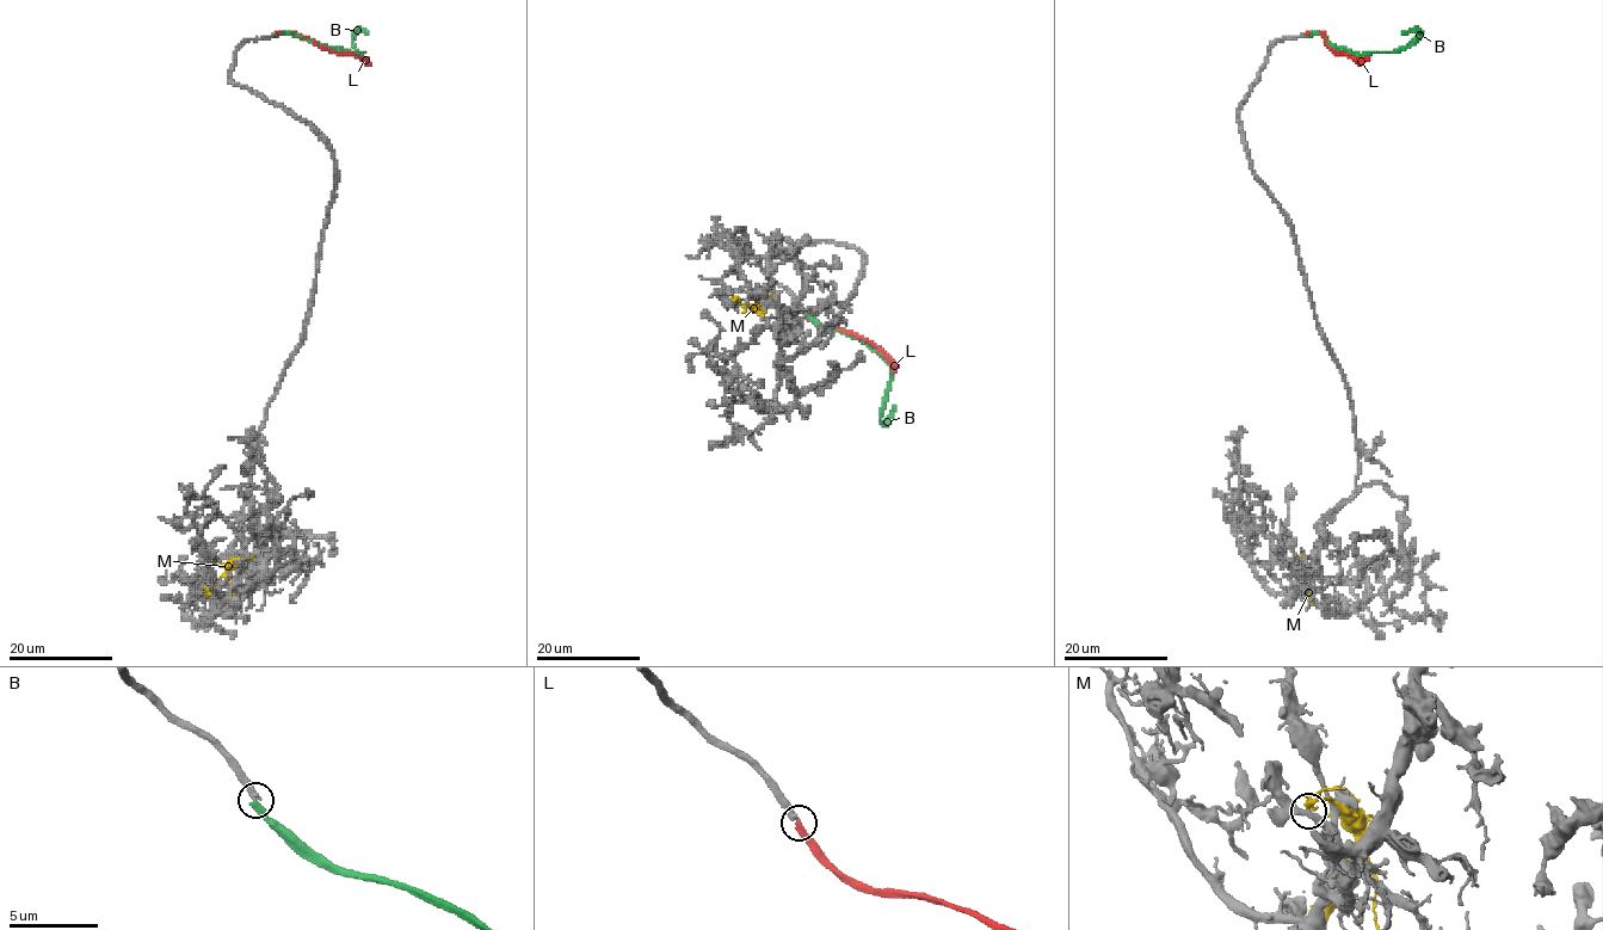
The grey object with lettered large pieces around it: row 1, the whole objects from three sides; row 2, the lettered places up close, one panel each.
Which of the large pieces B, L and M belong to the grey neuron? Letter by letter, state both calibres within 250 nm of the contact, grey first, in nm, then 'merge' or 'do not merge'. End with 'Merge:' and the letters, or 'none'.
B: calibres 300 and 360 nm; do not merge
L: calibres 260 and 280 nm; merge
M: calibres 360 and 170 nm; do not merge
Merge: L

